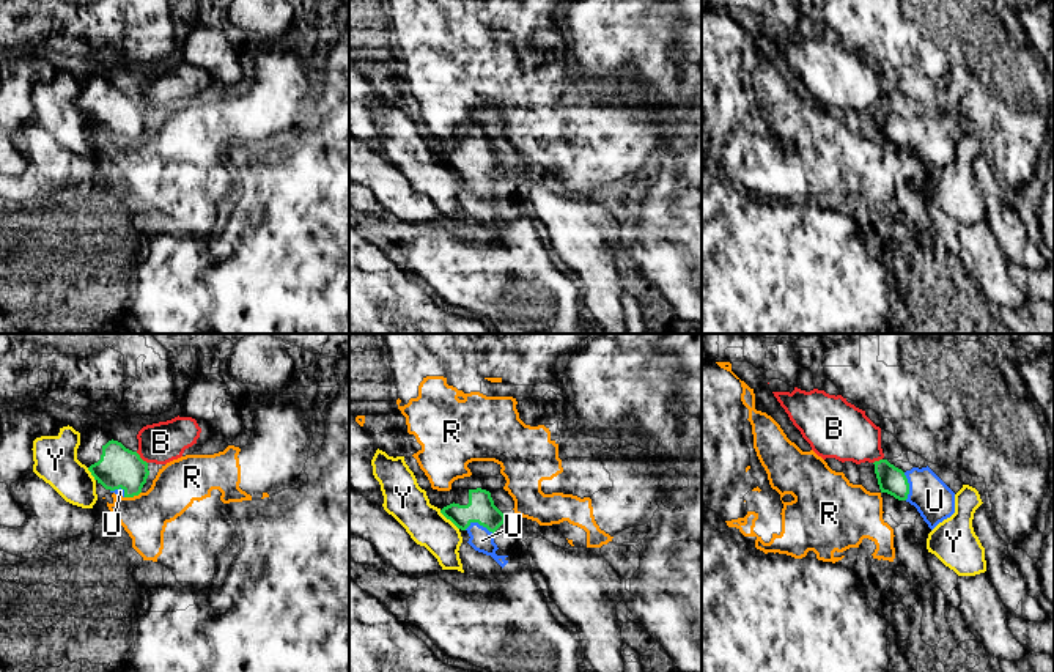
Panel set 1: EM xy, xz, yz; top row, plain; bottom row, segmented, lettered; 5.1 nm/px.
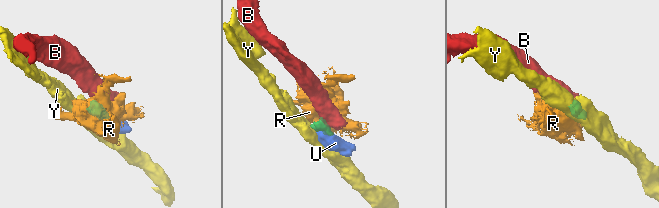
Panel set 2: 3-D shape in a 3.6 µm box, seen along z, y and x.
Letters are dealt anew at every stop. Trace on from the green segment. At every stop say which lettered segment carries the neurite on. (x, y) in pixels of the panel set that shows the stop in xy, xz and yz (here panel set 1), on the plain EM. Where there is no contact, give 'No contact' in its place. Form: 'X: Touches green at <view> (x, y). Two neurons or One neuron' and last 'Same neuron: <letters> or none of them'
B: Touches green at xy (140, 106). Two neurons
R: Touches green at xy (132, 144). Two neurons
U: Touches green at xz (479, 170). One neuron
Y: Touches green at xz (449, 166). Two neurons
Same neuron: U

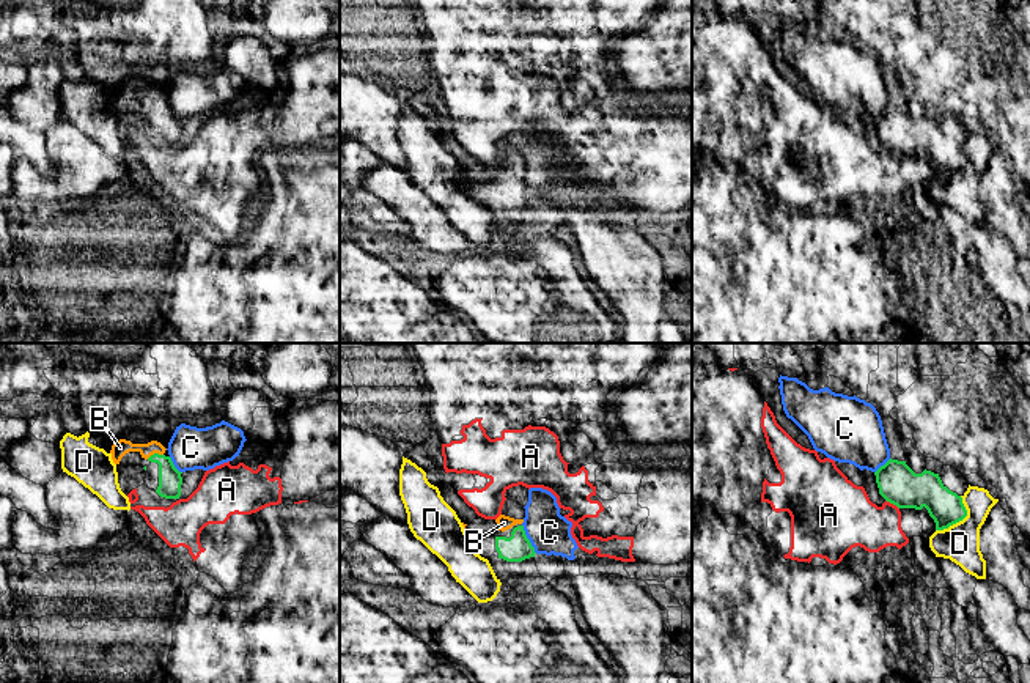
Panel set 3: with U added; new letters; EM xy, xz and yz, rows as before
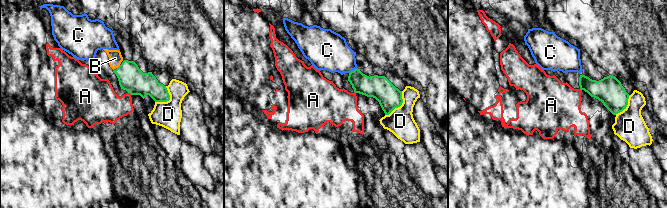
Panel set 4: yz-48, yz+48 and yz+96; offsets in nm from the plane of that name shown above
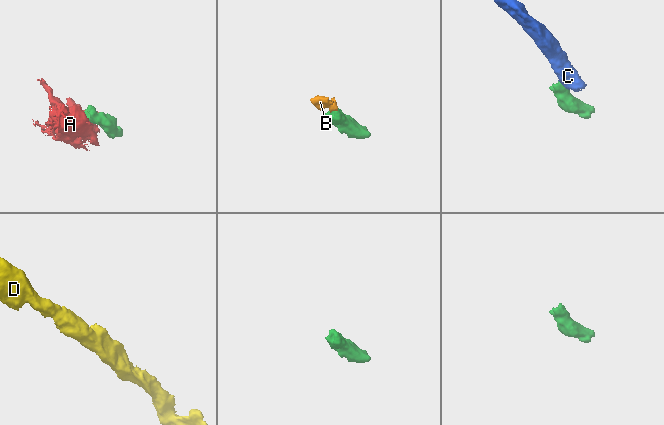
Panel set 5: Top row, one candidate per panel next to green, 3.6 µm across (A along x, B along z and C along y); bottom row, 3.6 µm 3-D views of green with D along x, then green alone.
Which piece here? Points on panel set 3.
A: Touches green at yz (892, 150). Two neurons
B: Touches green at xy (154, 101). One neuron
C: Touches green at xz (527, 186). Two neurons
D: Touches green at yz (960, 167). Two neurons
Same neuron: B

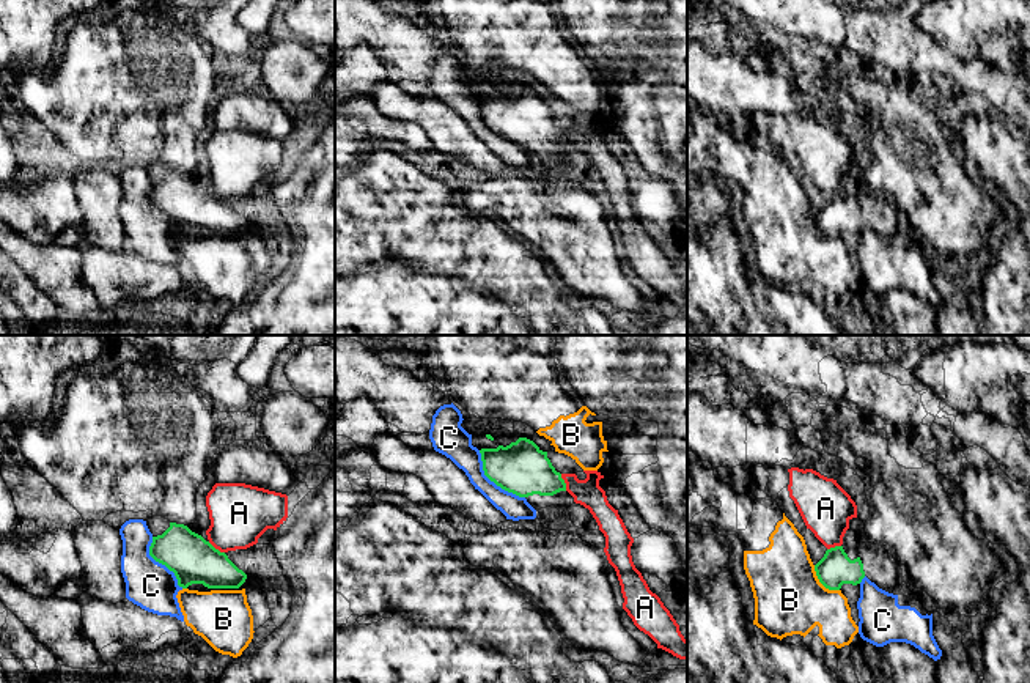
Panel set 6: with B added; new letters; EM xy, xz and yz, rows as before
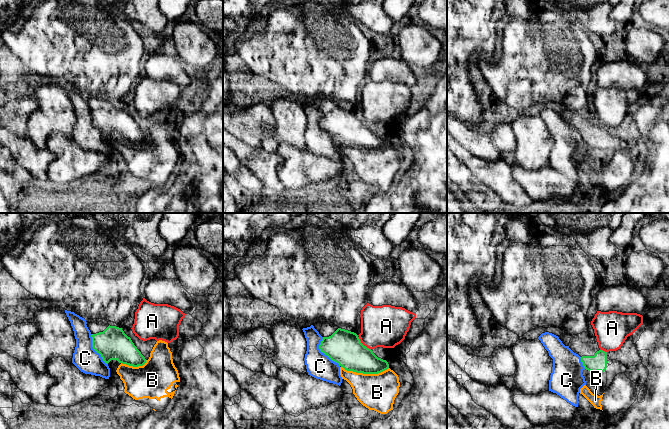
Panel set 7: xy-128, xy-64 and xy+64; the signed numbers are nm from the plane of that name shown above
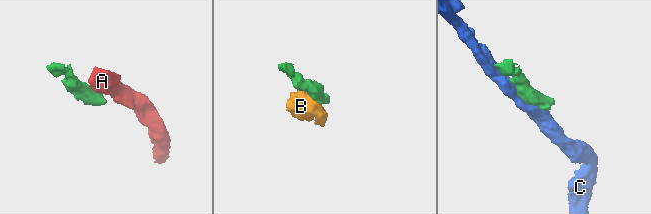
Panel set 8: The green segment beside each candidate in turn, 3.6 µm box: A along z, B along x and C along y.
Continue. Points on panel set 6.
A: Touches green at xz (563, 129). Two neurons
B: Touches green at yz (821, 230). Two neurons
C: Touches green at xz (492, 128). Two neurons
Same neuron: none of them

